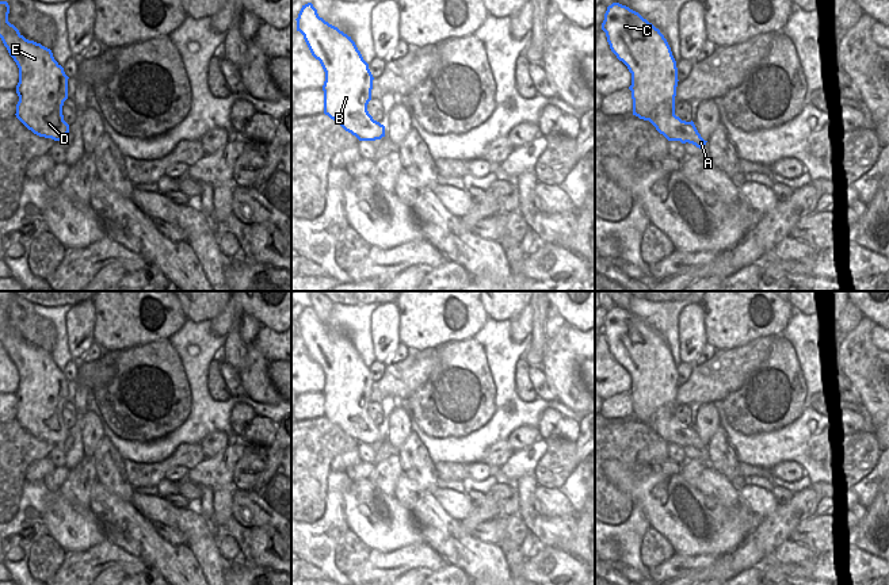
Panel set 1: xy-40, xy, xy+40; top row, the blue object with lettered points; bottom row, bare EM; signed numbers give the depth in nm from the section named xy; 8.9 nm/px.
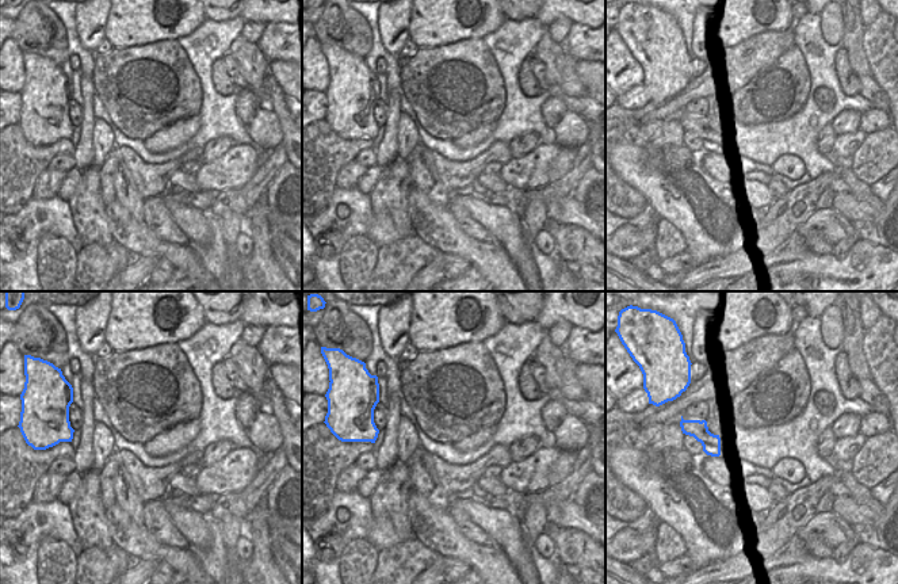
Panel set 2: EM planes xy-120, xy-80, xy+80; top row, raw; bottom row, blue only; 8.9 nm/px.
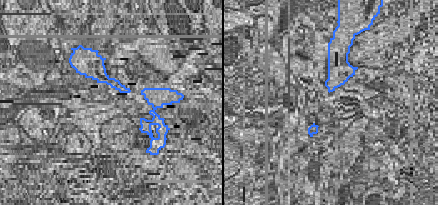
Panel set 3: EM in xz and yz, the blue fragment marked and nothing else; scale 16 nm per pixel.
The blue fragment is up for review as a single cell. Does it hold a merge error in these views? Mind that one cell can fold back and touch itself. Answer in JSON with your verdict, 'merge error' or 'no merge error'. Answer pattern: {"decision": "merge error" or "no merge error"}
{"decision": "merge error"}

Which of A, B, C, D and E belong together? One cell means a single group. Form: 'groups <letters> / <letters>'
groups A / B C D E

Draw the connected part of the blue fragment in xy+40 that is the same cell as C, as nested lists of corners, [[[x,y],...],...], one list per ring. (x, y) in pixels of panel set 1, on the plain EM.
[[[619,306],[607,310],[602,333],[632,376],[633,418],[649,424],[668,444],[680,444],[686,424],[675,418],[678,371],[664,339]]]

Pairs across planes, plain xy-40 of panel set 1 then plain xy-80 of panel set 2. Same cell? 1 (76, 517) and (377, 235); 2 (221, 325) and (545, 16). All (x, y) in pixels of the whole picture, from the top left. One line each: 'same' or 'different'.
1: same
2: same

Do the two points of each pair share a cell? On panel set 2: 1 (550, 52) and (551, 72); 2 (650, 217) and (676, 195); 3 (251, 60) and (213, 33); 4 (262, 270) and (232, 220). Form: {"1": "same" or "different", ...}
{"1": "same", "2": "different", "3": "different", "4": "same"}

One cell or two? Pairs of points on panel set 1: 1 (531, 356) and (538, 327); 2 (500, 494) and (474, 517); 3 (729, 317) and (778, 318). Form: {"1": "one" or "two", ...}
{"1": "one", "2": "one", "3": "one"}

